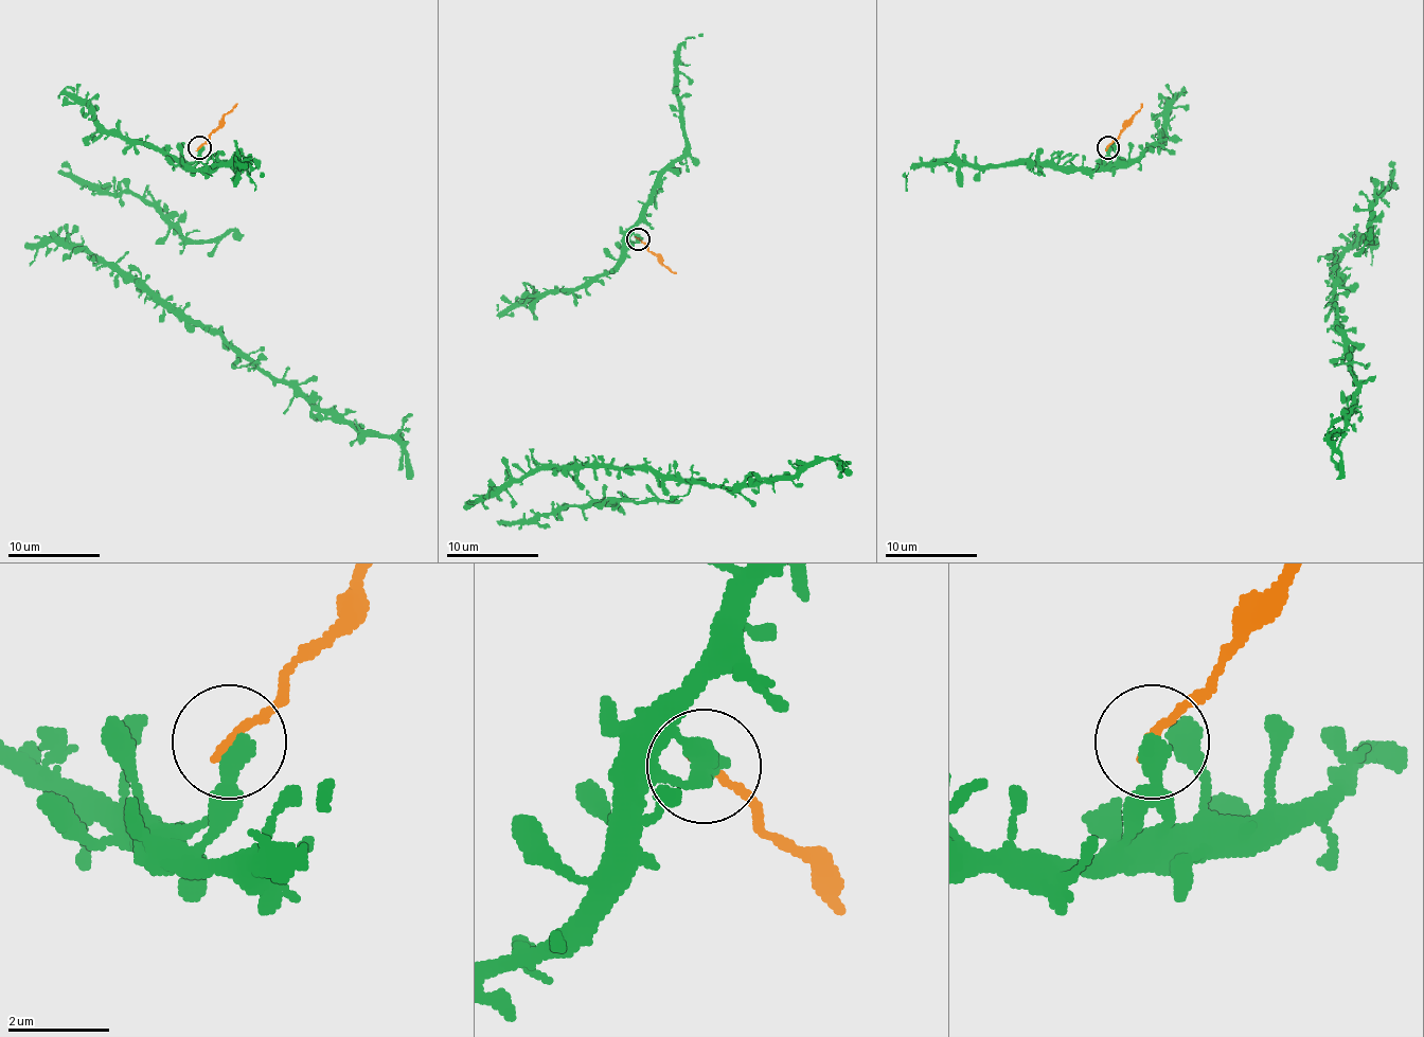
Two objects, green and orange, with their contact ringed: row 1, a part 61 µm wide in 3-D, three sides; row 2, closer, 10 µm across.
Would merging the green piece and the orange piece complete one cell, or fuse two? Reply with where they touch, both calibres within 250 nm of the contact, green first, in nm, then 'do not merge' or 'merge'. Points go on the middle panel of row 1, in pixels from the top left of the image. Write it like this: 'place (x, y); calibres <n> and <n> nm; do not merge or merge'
place (638, 238); calibres 420 and 160 nm; do not merge

